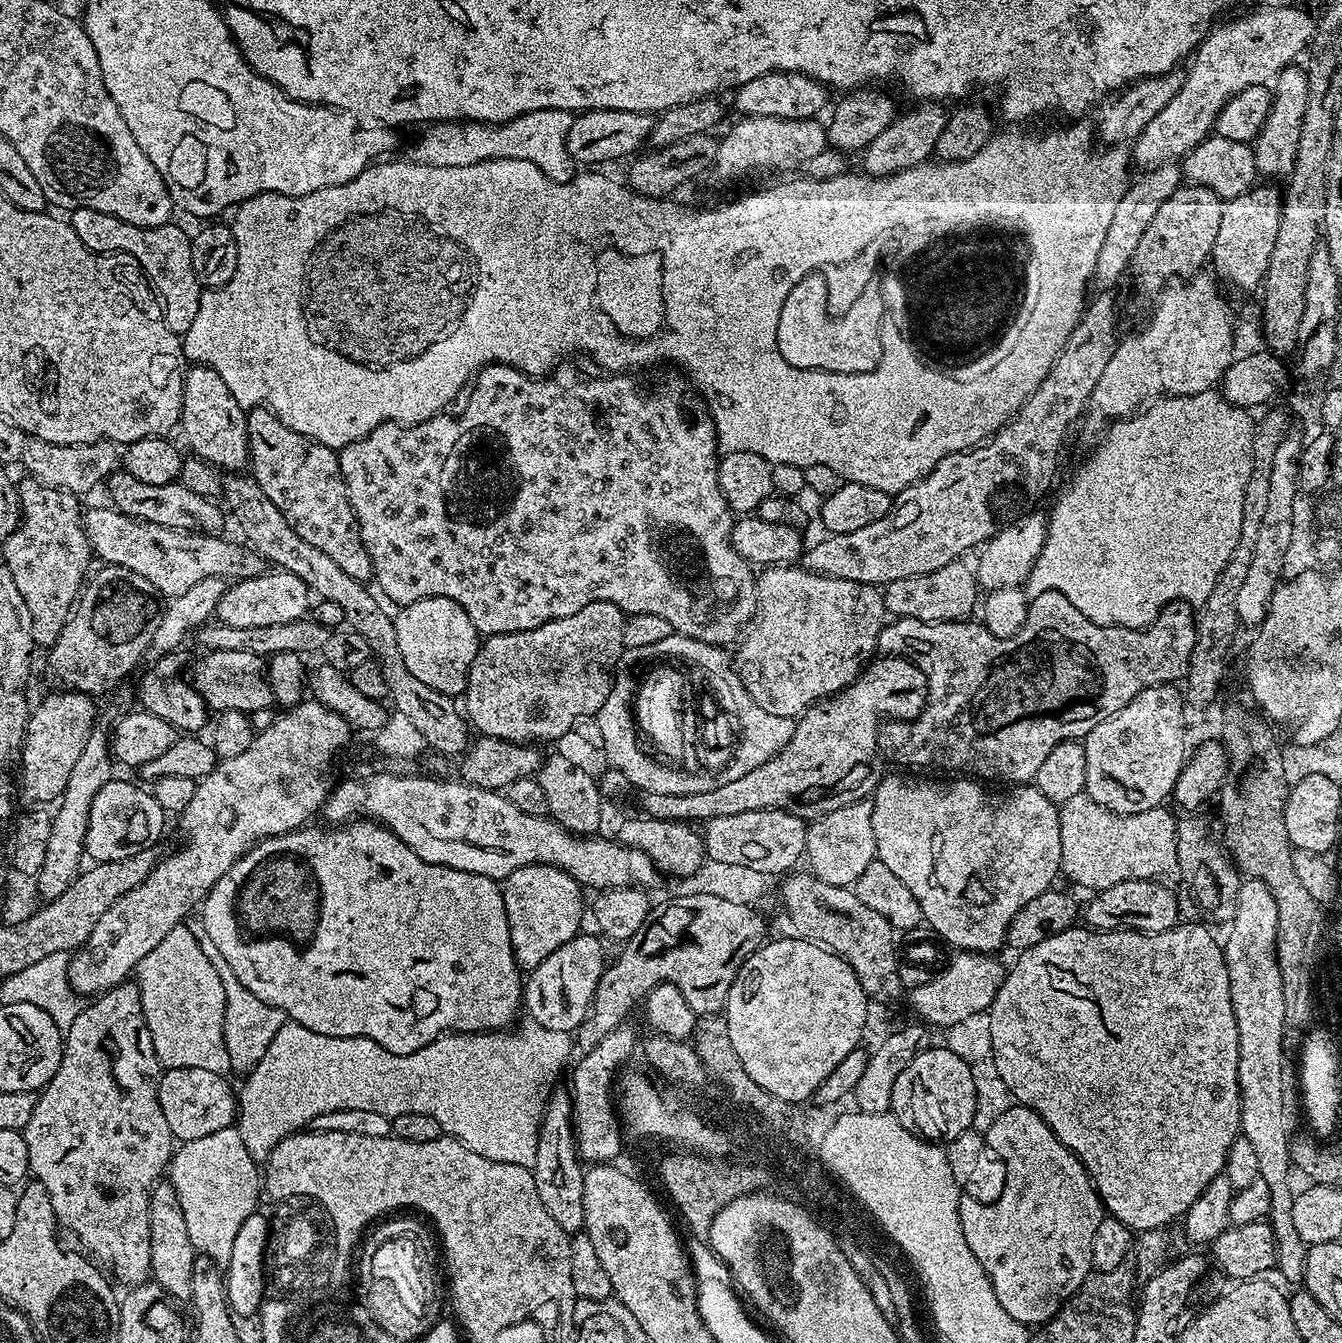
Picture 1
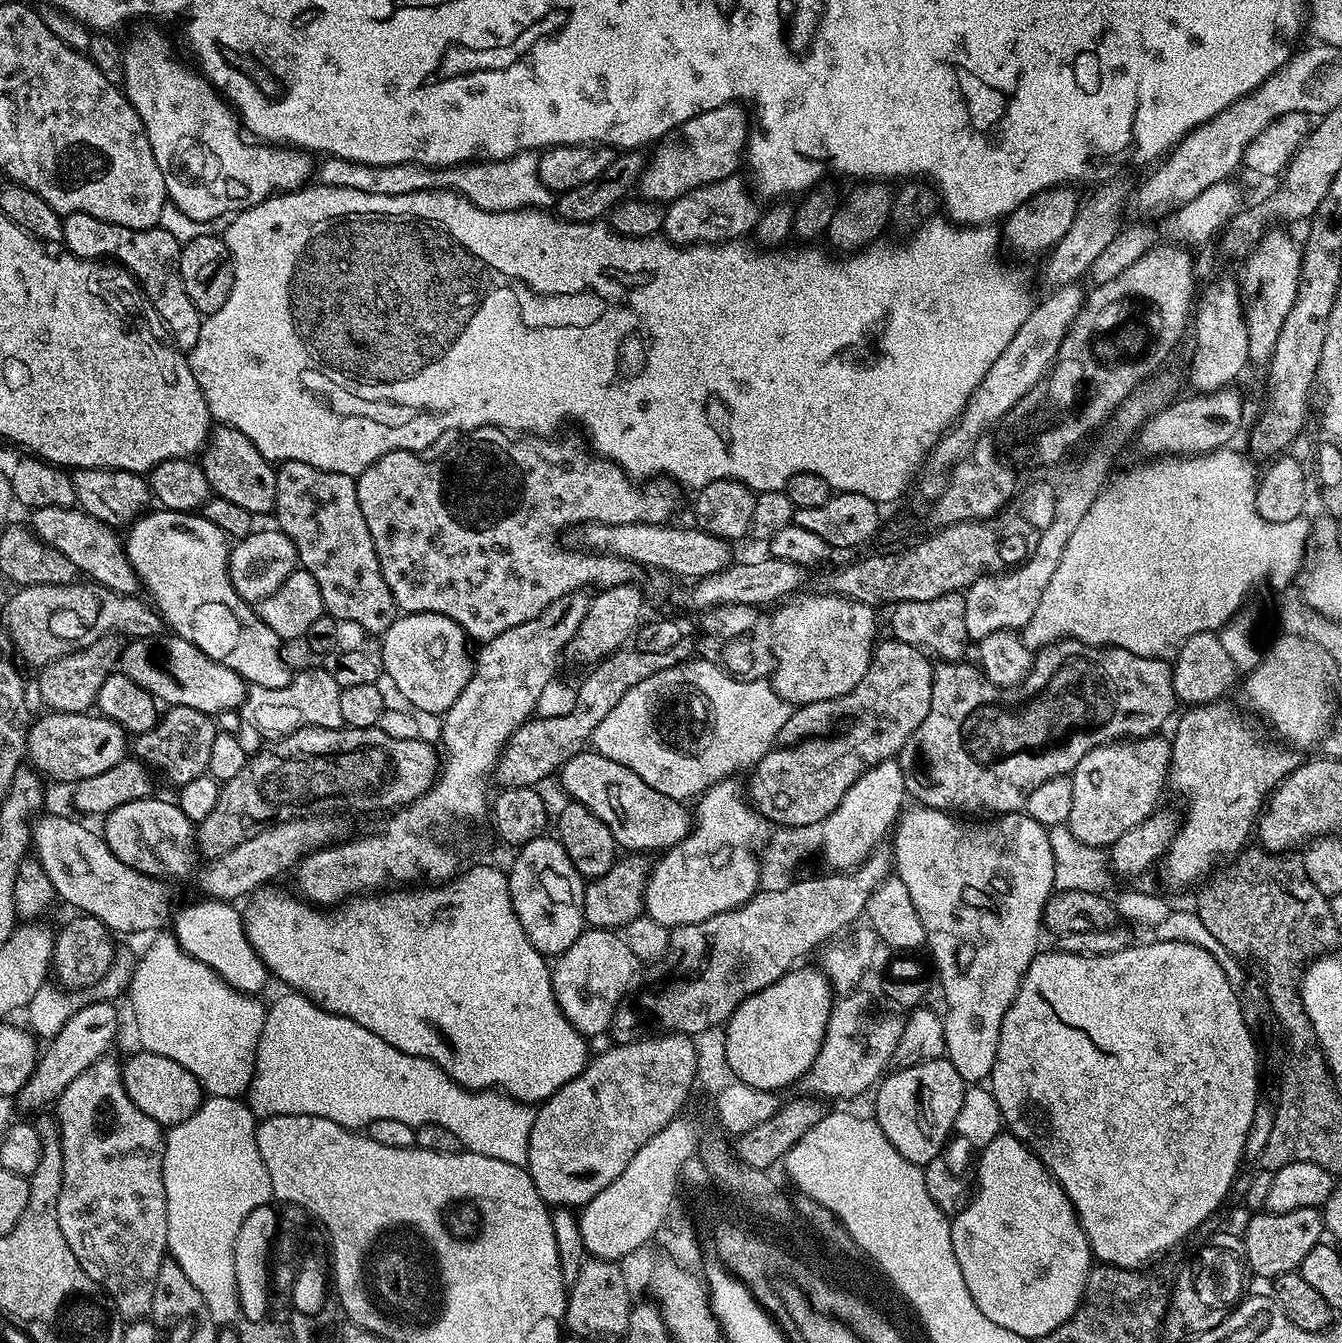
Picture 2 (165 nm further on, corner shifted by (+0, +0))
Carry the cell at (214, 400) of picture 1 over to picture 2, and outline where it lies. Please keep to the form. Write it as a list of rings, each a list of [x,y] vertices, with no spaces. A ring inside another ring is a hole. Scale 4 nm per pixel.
[[[213,427],[208,433],[208,442],[198,460],[206,474],[206,482],[215,495],[235,502],[242,510],[260,518],[263,512],[271,513],[276,506],[276,468],[273,461],[266,459],[260,451],[237,428]]]

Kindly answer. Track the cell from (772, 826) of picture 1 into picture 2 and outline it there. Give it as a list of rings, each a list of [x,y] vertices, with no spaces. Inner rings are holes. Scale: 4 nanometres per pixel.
[[[585,750],[570,758],[570,762],[560,767],[559,780],[575,803],[586,806],[610,826],[610,834],[614,834],[621,849],[628,848],[624,850],[636,854],[659,853],[685,840],[692,830],[694,816],[687,803],[662,794],[662,790],[654,790],[654,786],[647,784],[633,770],[598,751]]]

